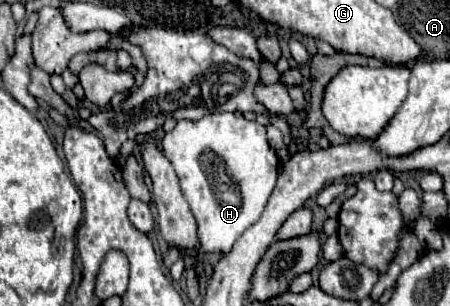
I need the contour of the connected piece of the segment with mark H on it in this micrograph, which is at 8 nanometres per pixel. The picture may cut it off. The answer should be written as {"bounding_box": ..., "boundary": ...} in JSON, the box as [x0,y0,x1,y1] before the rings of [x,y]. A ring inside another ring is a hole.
{"bounding_box":[161,112,279,254],"boundary":[[[240,112],[209,114],[197,122],[179,120],[177,126],[163,136],[161,150],[173,164],[173,168],[179,176],[179,182],[181,182],[183,196],[187,198],[191,212],[197,218],[201,250],[227,254],[233,248],[233,244],[237,242],[237,238],[261,218],[261,212],[263,212],[263,208],[275,188],[275,182],[277,182],[279,158],[269,148],[265,126],[261,126],[259,122],[245,120]]]}

